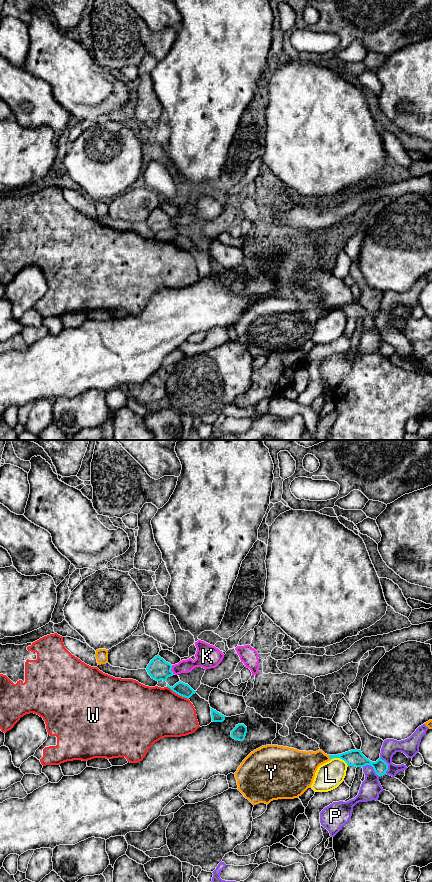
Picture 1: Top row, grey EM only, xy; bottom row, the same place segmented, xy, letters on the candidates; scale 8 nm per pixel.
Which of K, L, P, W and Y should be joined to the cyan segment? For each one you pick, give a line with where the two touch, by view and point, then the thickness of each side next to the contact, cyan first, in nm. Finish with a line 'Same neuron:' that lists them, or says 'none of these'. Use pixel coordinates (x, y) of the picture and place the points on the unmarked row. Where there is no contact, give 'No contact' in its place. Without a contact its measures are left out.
Same neuron: none of these

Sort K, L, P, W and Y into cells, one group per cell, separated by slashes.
K / L / P / W / Y

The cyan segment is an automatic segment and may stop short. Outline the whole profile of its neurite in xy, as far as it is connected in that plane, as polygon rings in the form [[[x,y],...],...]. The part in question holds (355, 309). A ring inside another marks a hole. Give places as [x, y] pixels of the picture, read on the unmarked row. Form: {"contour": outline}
{"contour": [[[357,301],[338,307],[329,307],[329,309],[330,311],[340,310],[344,312],[348,318],[363,320],[366,317],[370,317],[373,319],[375,325],[380,329],[385,327],[388,322],[388,316],[384,312],[379,310],[376,314],[372,314],[362,306],[361,302]]]}

